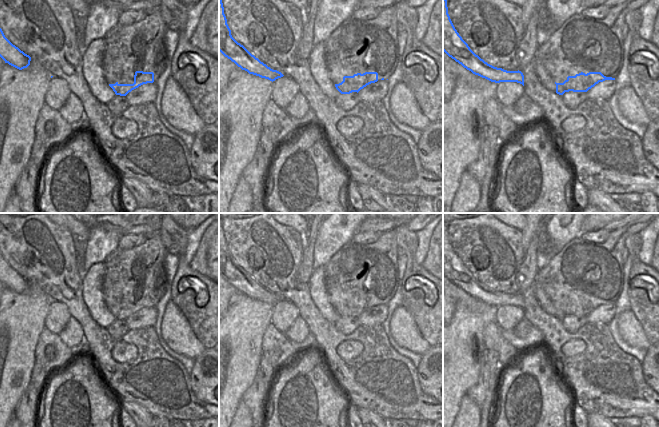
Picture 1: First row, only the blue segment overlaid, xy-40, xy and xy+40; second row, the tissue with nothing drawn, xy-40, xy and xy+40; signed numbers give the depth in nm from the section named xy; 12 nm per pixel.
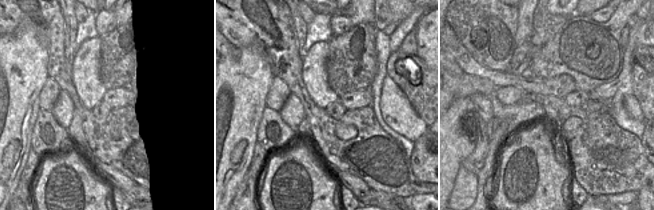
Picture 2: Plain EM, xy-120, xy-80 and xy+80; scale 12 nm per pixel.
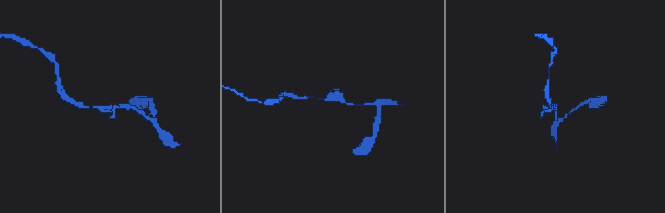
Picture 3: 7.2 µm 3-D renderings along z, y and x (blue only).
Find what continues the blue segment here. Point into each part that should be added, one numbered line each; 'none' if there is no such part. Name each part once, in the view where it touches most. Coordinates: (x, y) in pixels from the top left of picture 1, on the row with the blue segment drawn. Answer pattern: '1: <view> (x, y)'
none.

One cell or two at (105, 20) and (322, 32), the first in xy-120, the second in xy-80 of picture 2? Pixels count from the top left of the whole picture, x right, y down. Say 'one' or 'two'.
two

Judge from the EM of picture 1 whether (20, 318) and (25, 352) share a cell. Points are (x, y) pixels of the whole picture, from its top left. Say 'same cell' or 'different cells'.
same cell

